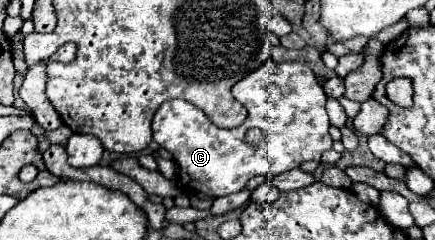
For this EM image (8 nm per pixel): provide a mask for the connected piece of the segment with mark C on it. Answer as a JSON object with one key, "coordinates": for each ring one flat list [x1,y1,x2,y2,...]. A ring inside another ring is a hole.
{"coordinates":[[273,59,265,61,259,69,243,77,237,85,231,89,232,95,245,105,247,119,237,129,219,129,215,127,201,109,195,105,183,101,183,99,171,99,163,103,155,117,153,117,153,141,157,141,163,149,167,149,173,155,173,161,179,167,179,185,185,193,203,193,207,197,223,197,229,193,235,193,247,185,247,181,255,175,275,177,279,173,291,171,299,167,305,161,319,161,321,153,331,149,331,135,329,135,329,117,325,111,325,91,317,83,317,77,313,71,303,63,275,63],[249,129,261,129,263,141,259,145,251,145,247,141]]}

